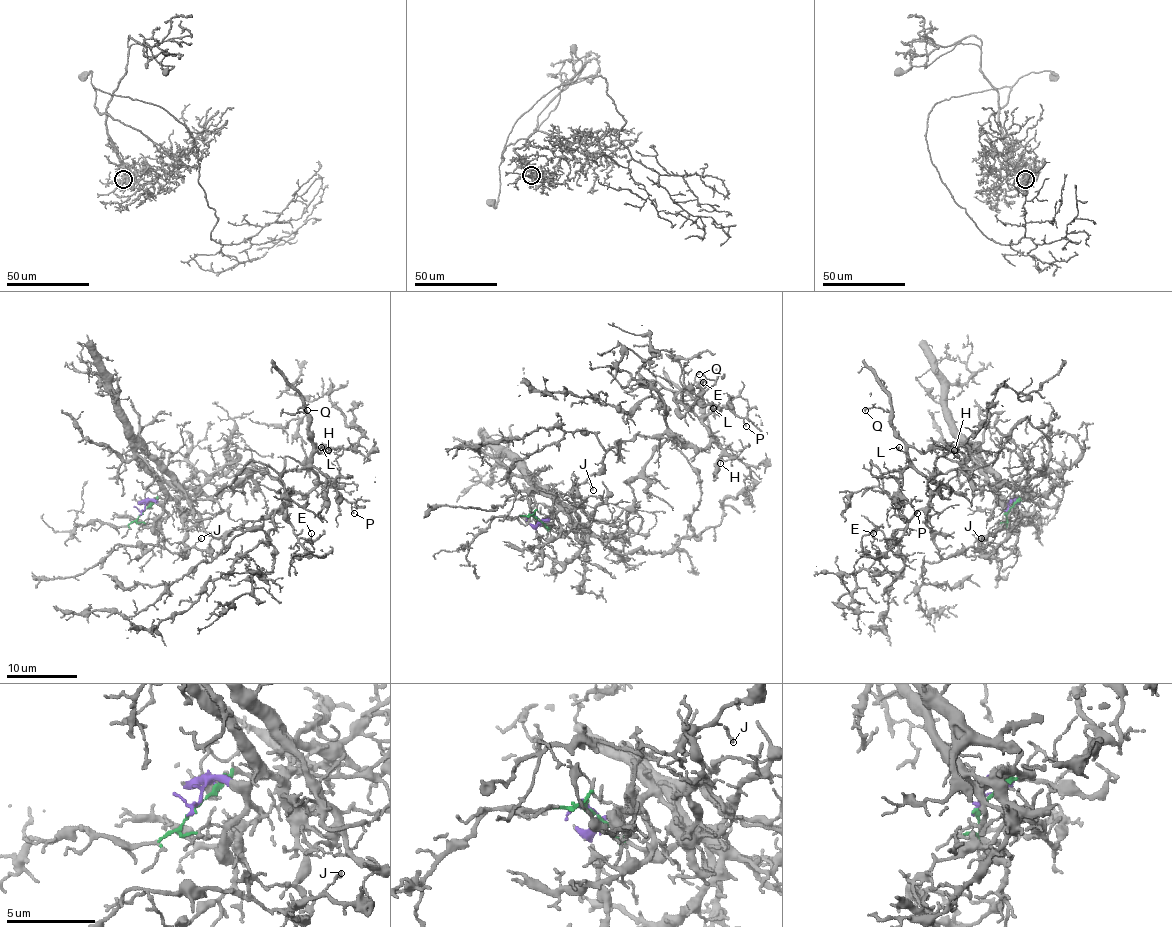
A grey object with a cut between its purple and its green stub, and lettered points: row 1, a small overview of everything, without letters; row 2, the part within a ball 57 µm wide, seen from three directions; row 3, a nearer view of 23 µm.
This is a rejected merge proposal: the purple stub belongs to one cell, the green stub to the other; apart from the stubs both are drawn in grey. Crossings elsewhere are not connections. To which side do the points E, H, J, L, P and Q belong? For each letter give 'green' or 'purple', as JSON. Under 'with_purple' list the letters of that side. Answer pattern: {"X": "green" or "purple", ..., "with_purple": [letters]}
{"E": "green", "H": "green", "J": "green", "L": "green", "P": "green", "Q": "green", "with_purple": []}

